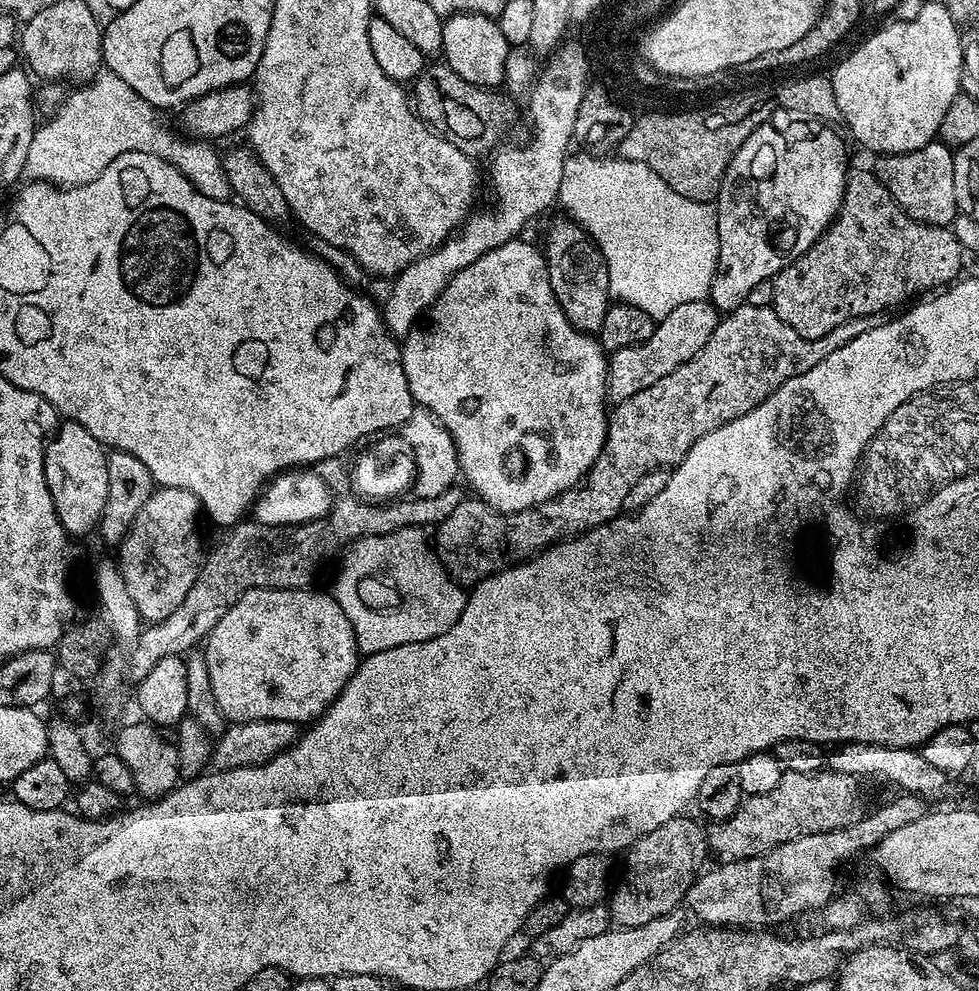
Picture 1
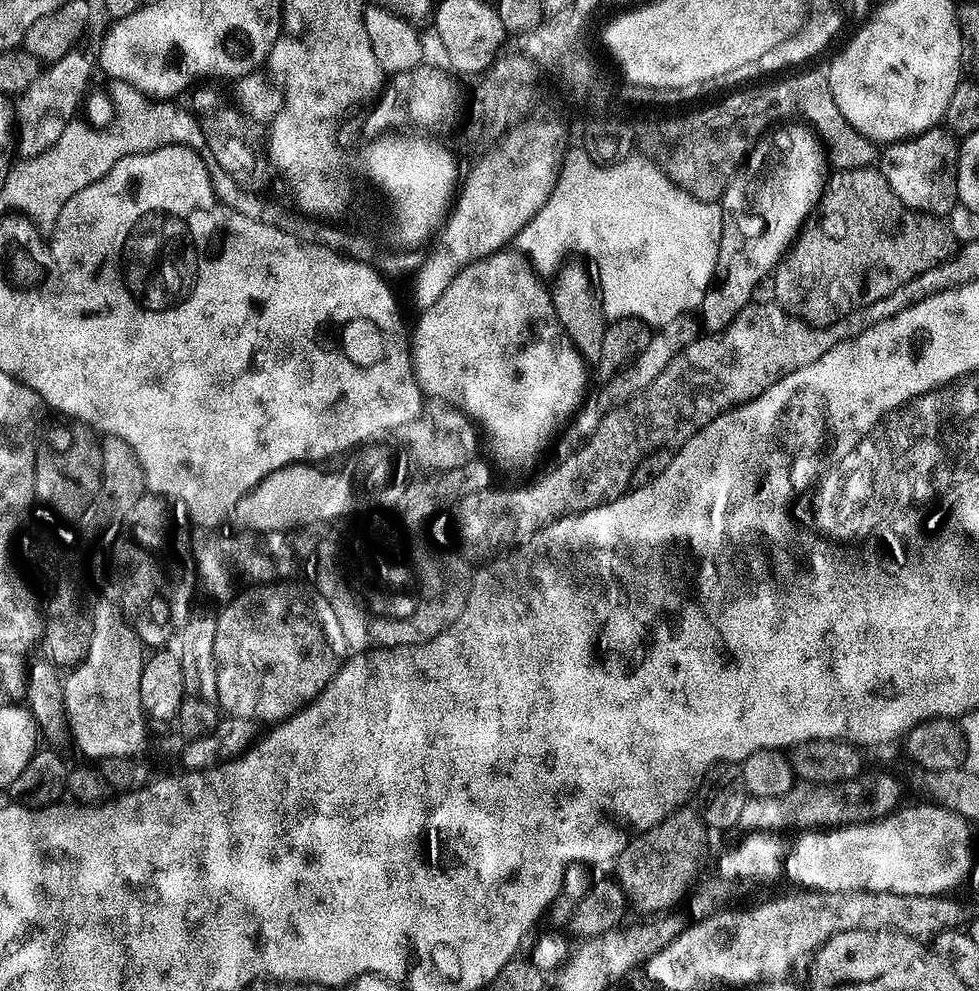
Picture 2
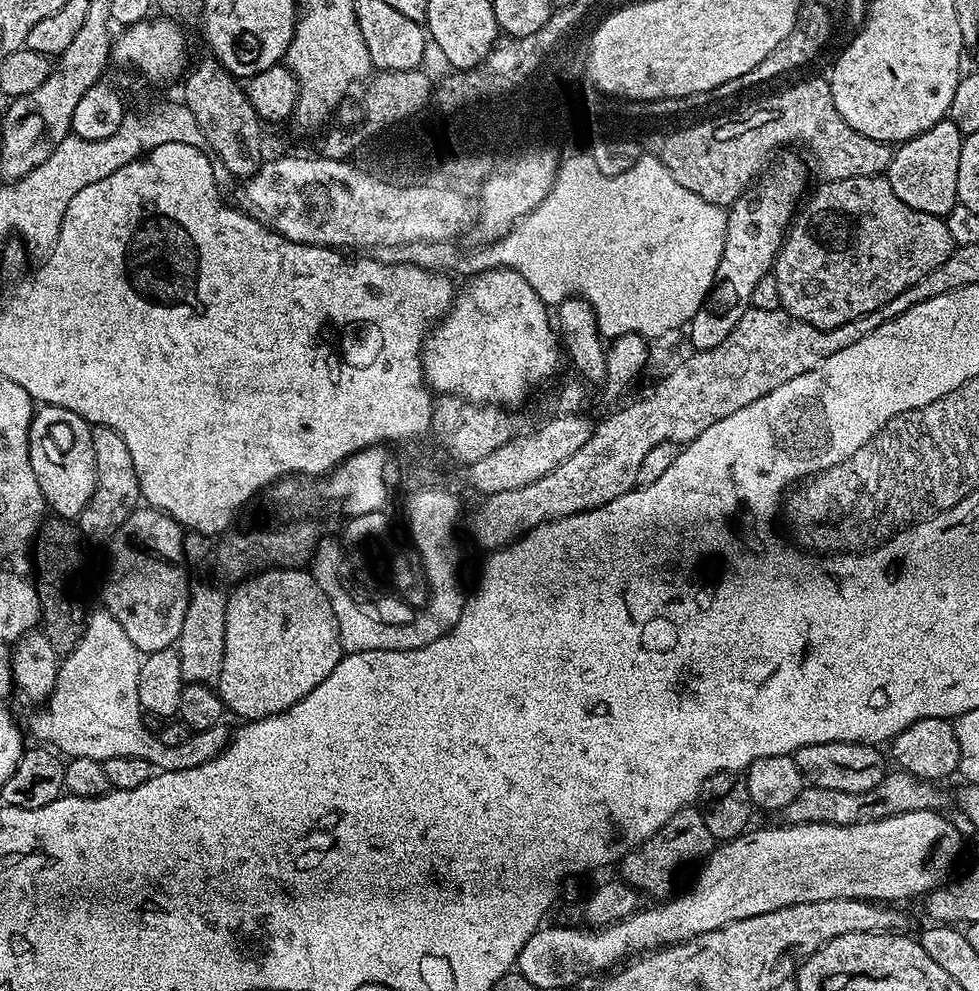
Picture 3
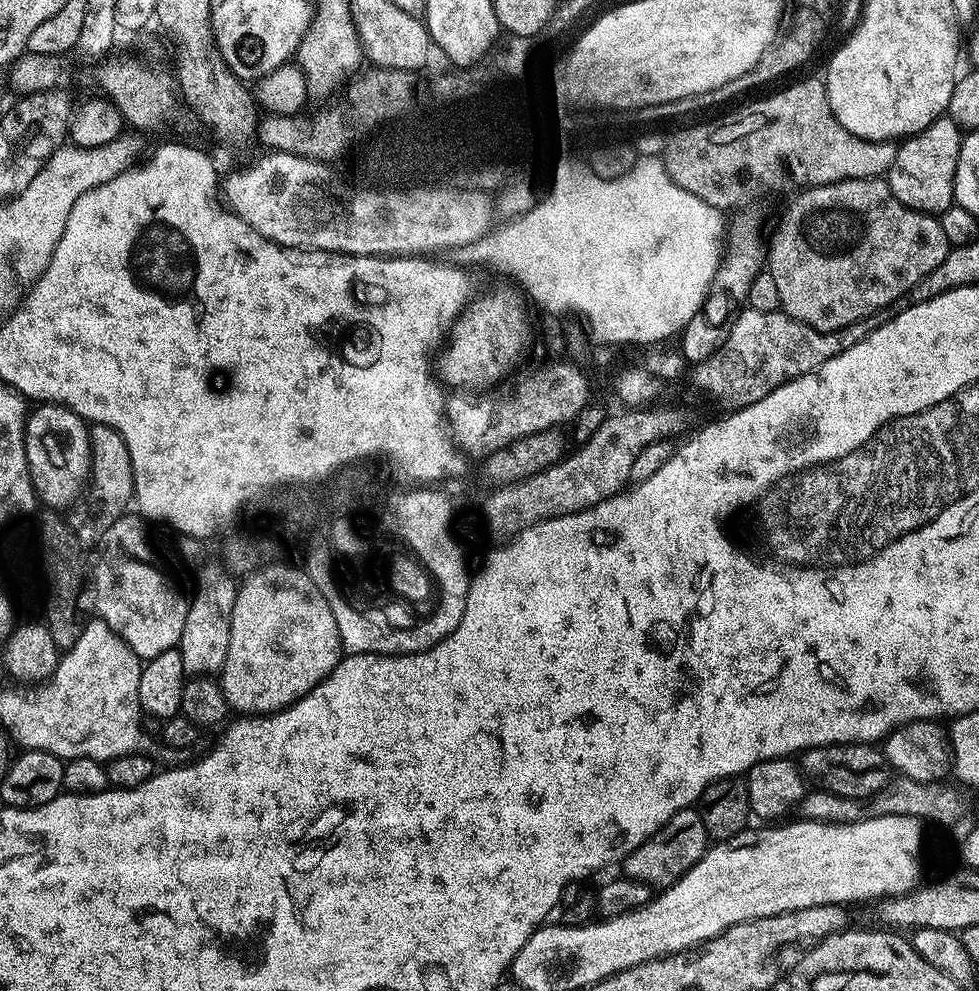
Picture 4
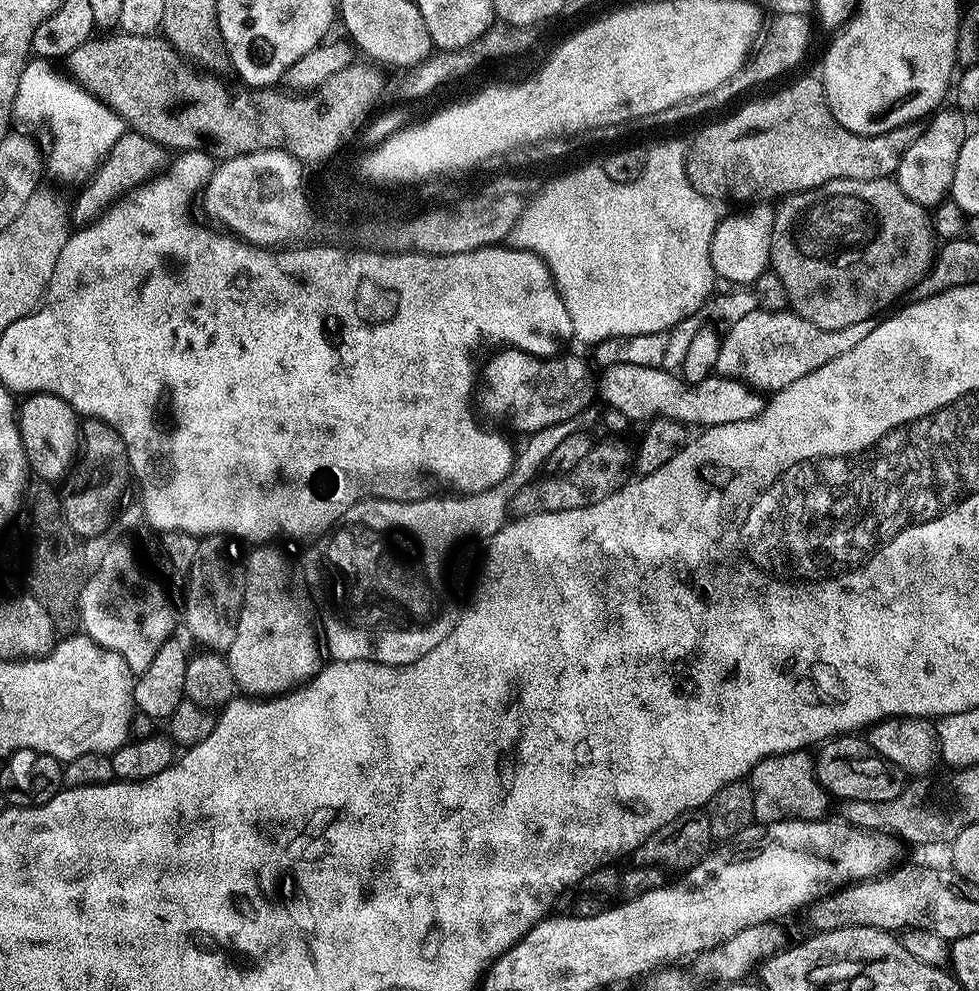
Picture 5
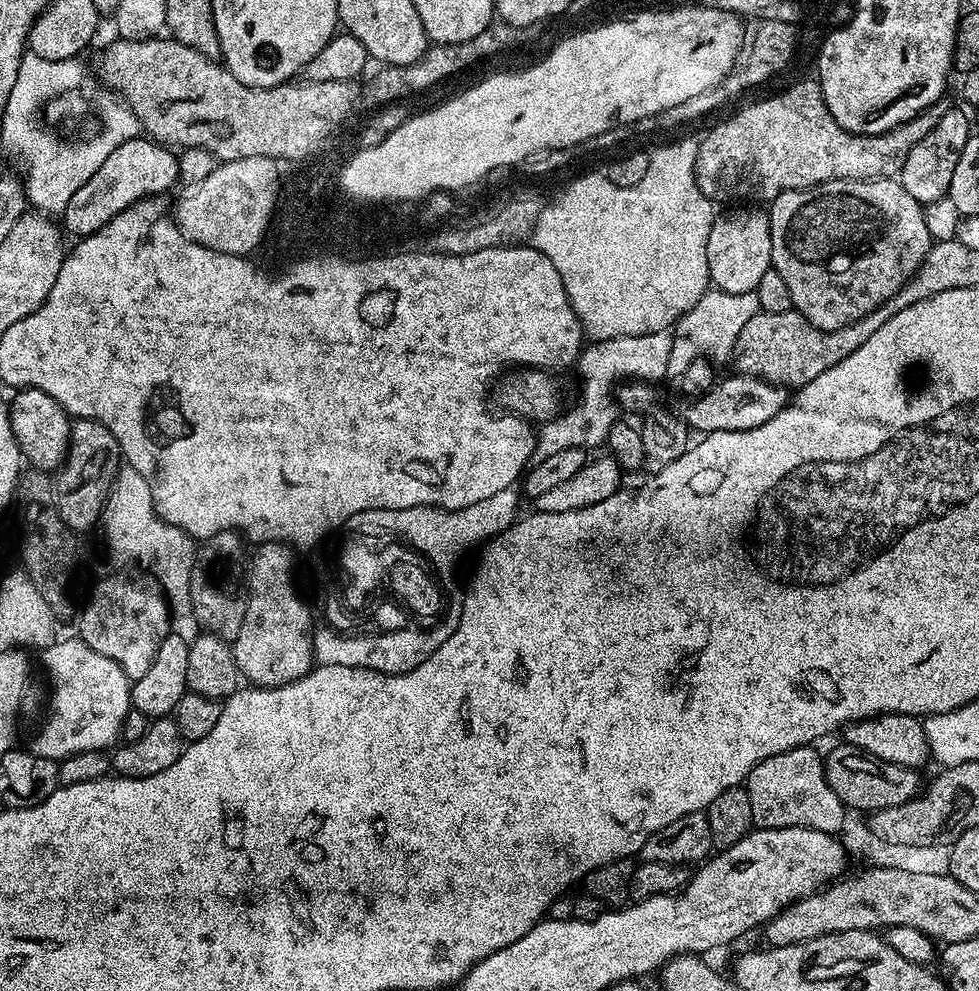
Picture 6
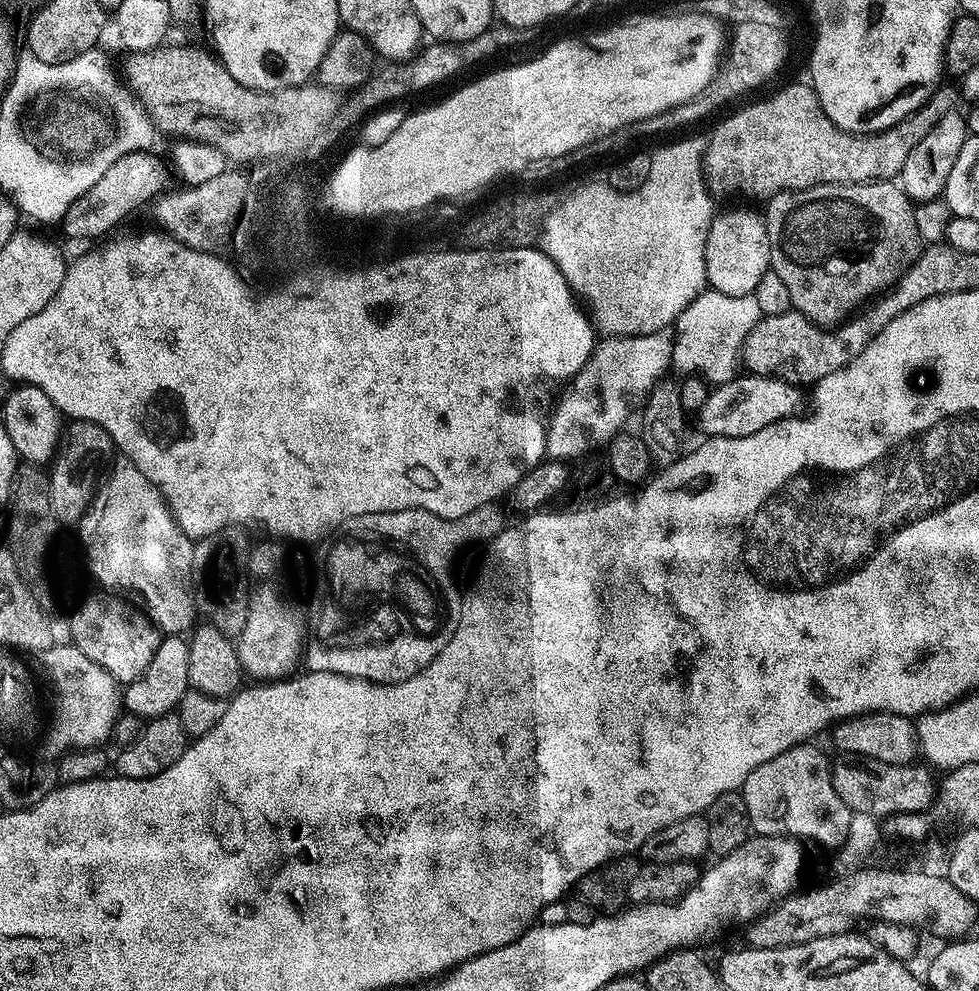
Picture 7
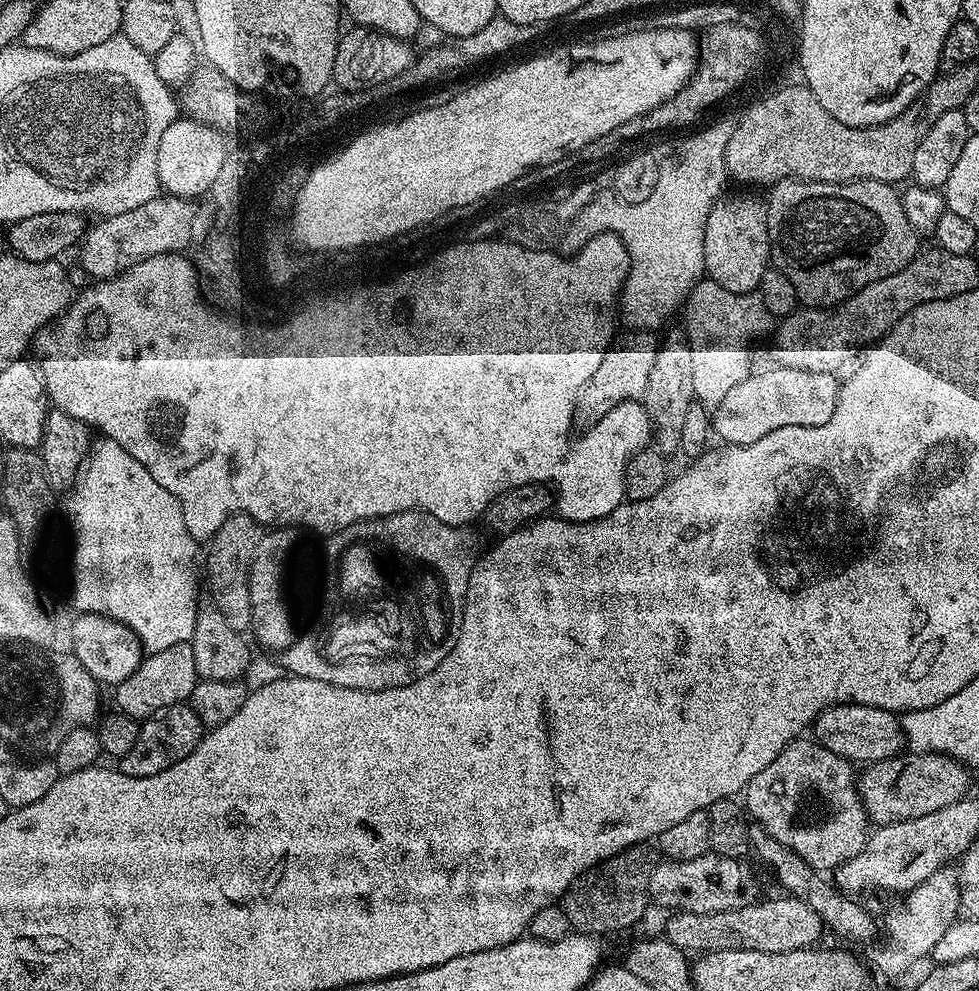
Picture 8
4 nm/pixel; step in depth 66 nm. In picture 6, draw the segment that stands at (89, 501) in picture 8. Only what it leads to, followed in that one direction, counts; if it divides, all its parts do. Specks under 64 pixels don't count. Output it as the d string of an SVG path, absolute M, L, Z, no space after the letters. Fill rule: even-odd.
M124 466L112 483L112 500L108 504L107 530L111 536L111 545L115 545L121 561L133 560L136 564L149 564L154 575L164 587L163 595L171 611L180 616L188 616L192 610L190 582L192 570L198 559L198 544L188 533L173 524L160 519L152 504L152 491L146 478L138 470ZM197 544L197 548L196 548ZM168 595L168 596L167 596Z

